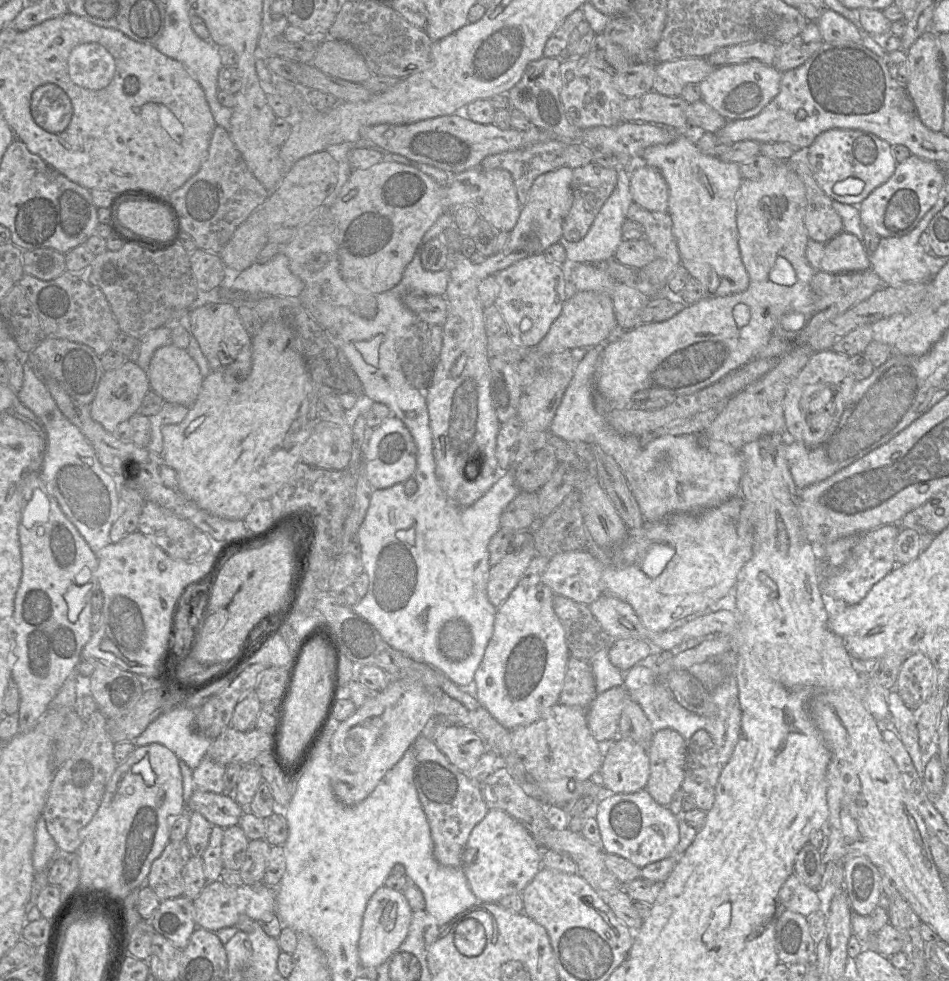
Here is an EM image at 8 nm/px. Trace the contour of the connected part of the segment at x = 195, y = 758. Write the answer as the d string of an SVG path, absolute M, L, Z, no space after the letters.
M183 704L164 711L160 714L135 740L131 740L136 747L145 746L151 743L159 743L170 749L176 756L191 769L198 767L214 740L205 738L193 732L191 725L195 719L196 711Z

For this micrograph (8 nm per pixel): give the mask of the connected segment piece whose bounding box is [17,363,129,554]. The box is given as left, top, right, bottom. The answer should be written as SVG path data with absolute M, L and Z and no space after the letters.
M24 363L24 380L17 397L40 419L45 430L46 451L40 475L46 489L93 553L99 553L111 543L111 528L129 506L119 497L113 477L104 470L90 442L63 415L42 377L28 363Z

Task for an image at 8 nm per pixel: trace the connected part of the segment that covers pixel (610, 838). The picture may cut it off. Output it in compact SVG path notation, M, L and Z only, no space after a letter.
M646 789L631 794L612 794L598 802L596 820L601 847L621 856L640 869L674 854L679 842L678 817L658 804Z

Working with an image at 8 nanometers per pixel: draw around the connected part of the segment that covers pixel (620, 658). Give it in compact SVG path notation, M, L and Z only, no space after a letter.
M637 638L612 640L608 648L610 662L623 673L650 654L652 654L652 645Z

